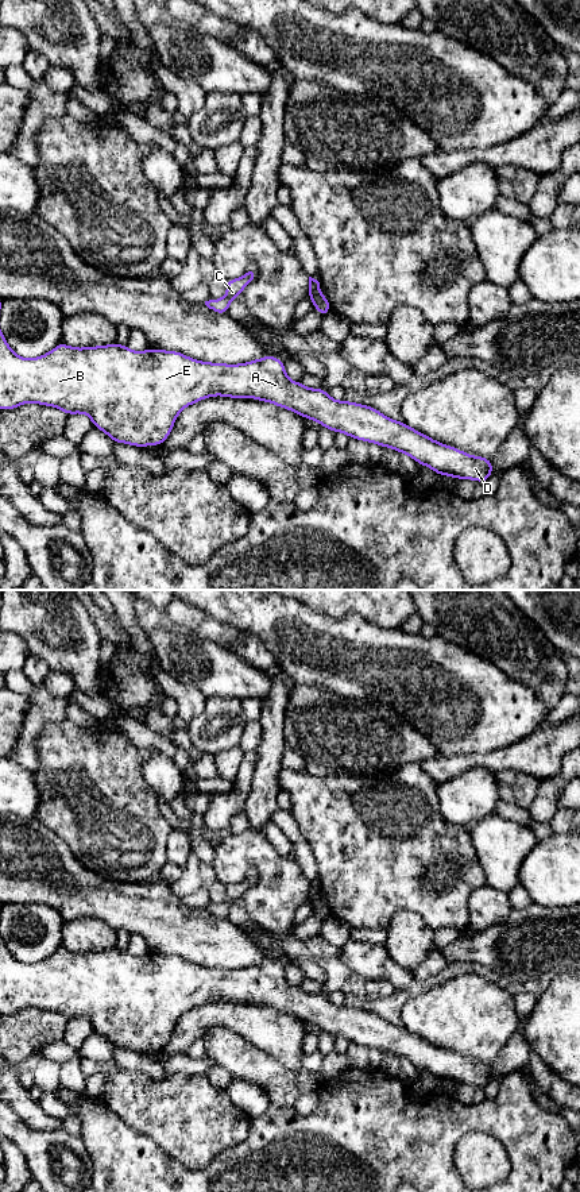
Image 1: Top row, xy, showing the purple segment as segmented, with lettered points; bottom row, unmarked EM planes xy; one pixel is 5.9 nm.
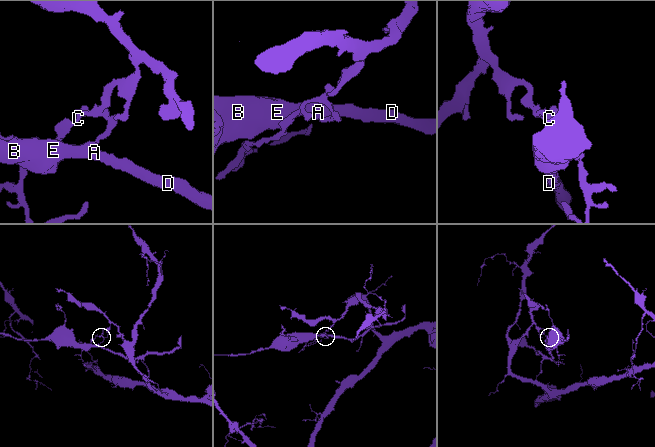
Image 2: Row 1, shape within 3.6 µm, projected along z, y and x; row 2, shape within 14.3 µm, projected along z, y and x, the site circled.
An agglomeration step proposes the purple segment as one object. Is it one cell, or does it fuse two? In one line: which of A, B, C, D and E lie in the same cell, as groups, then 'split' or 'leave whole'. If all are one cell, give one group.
groups A B D E / C; split

